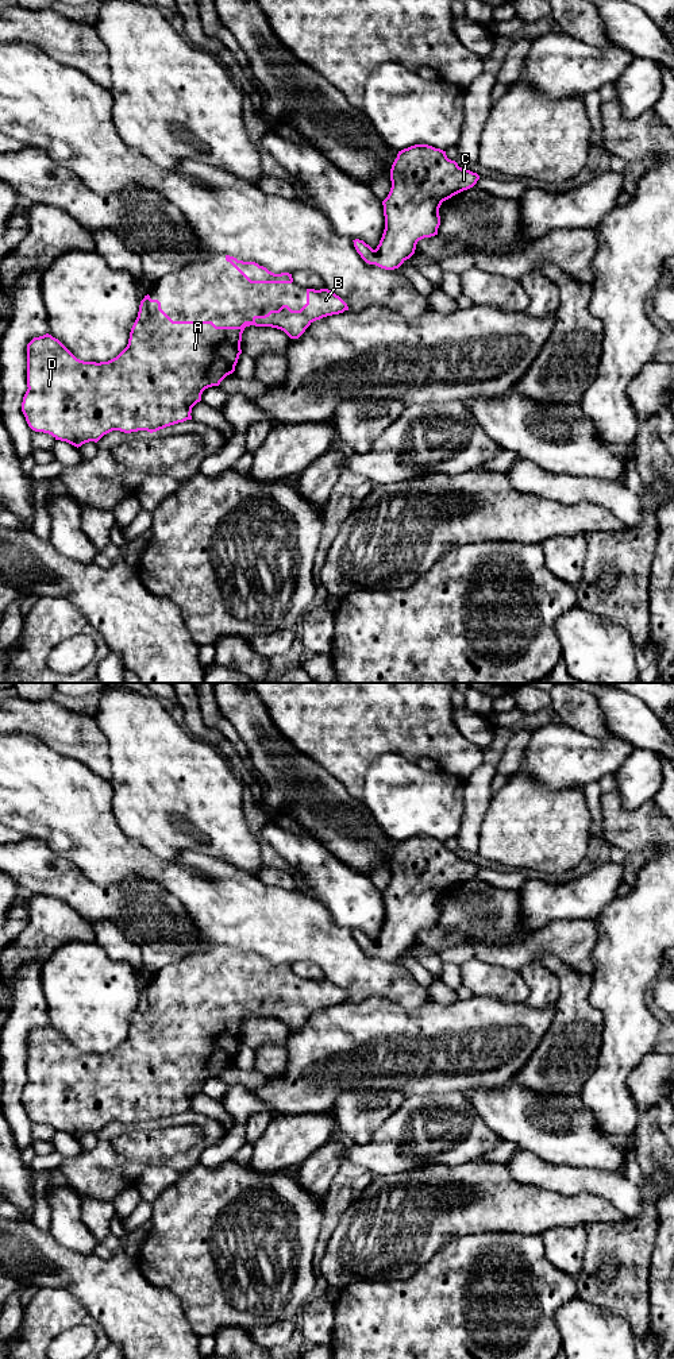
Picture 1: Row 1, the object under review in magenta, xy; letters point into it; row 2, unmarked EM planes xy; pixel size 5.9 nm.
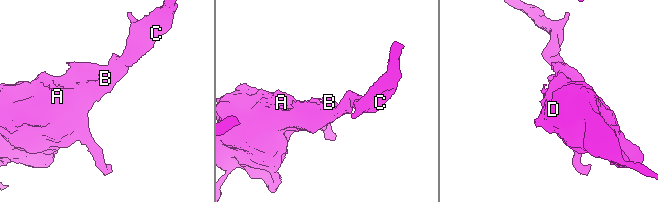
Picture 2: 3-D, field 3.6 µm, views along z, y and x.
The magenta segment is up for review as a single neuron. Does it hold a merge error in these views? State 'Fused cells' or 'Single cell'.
Single cell

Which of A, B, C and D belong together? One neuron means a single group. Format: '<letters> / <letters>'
A B C D

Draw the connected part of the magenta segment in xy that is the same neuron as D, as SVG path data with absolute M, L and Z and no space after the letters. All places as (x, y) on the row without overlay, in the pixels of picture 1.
M307 980L307 995L300 1001L282 996L265 1007L254 1007L240 1018L216 1018L212 1012L173 1012L162 1000L158 991L145 987L138 1008L131 1019L127 1038L108 1053L84 1053L77 1050L58 1030L46 1024L34 1028L27 1035L27 1082L23 1088L22 1103L28 1117L35 1123L51 1126L55 1131L74 1138L97 1134L112 1121L124 1124L147 1121L150 1124L166 1117L192 1111L192 1099L201 1092L205 1080L219 1077L235 1062L240 1032L246 1018L271 1018L284 1022L290 1030L299 1030L316 1011L348 1001L347 995L328 980Z

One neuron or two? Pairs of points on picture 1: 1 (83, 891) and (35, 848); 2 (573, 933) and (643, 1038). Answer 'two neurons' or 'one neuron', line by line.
1: one neuron
2: two neurons

